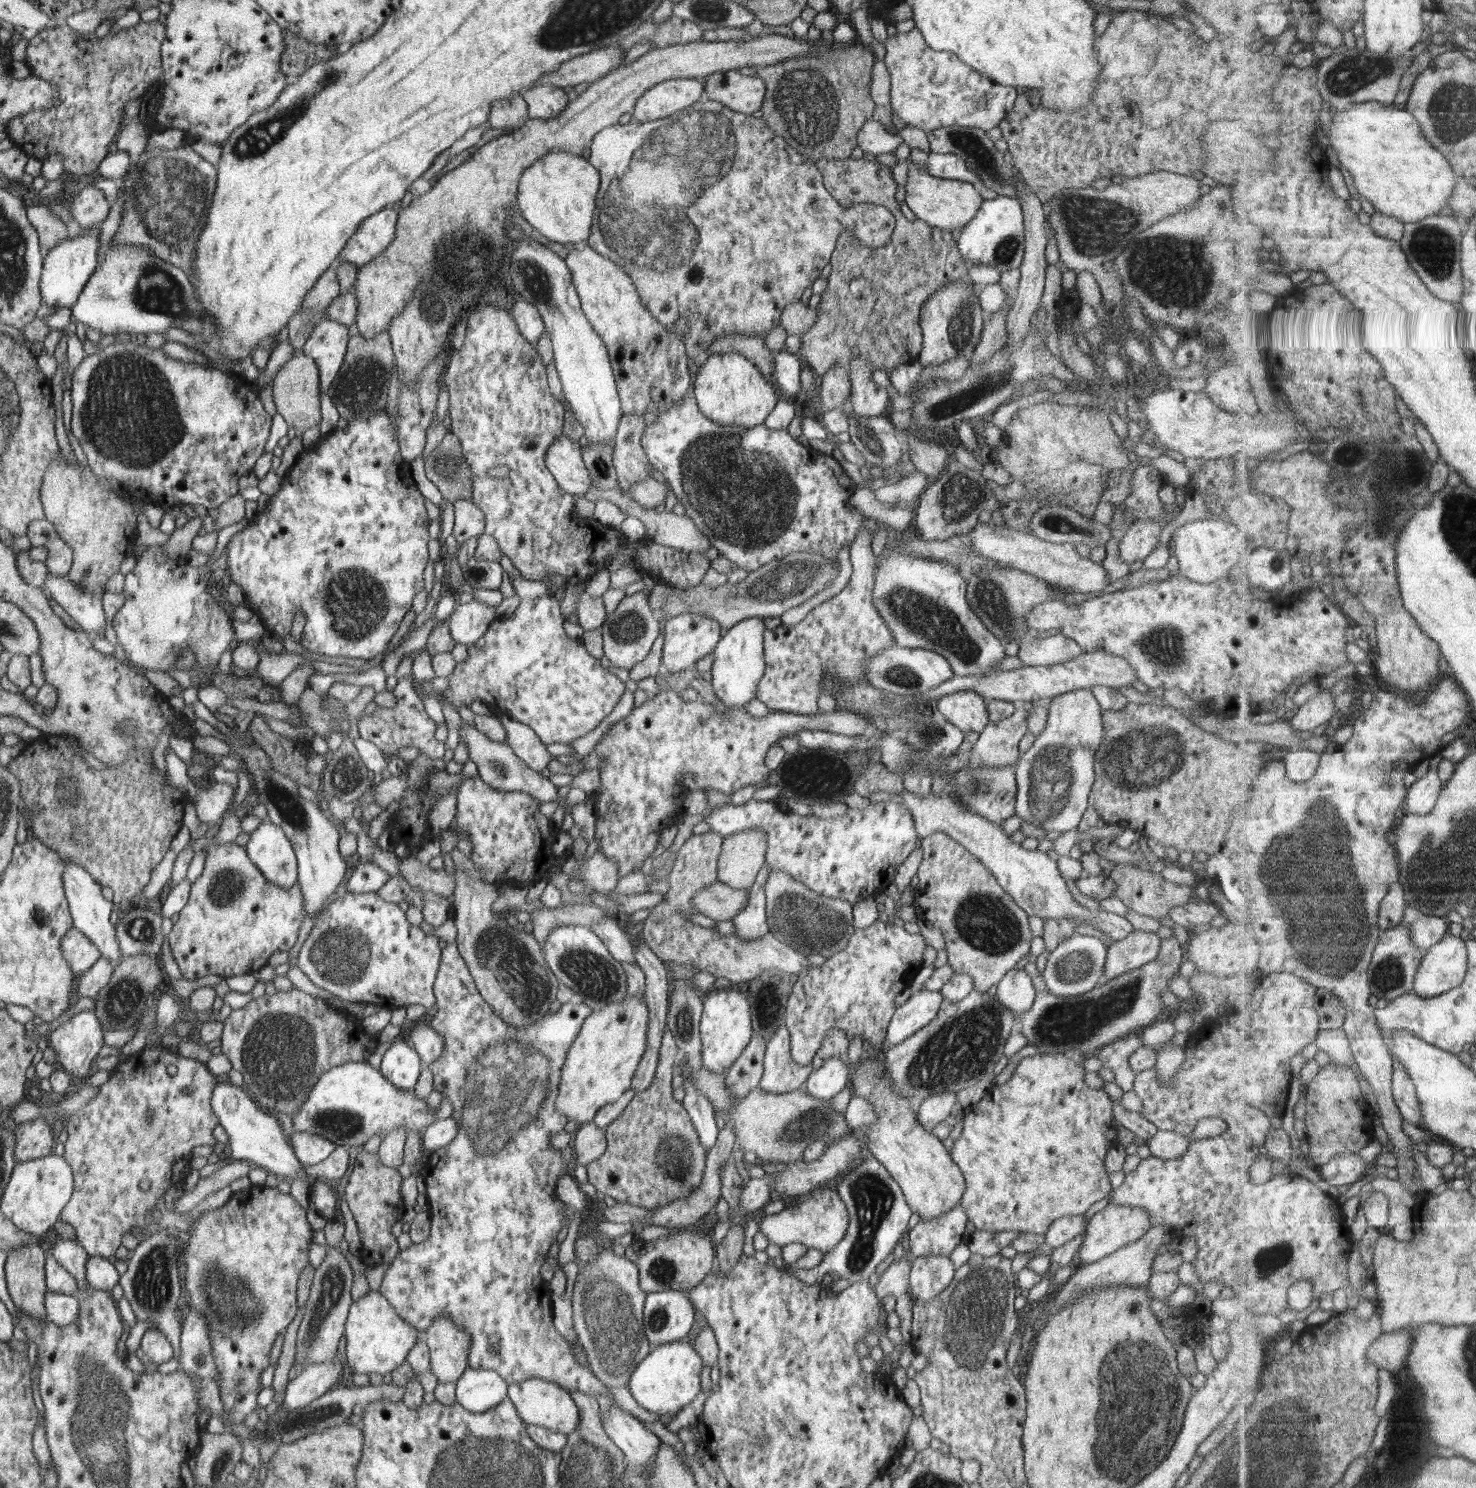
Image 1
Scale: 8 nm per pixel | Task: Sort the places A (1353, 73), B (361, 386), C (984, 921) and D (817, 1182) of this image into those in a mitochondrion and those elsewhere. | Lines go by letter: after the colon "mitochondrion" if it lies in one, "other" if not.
A: mitochondrion
B: mitochondrion
C: mitochondrion
D: other

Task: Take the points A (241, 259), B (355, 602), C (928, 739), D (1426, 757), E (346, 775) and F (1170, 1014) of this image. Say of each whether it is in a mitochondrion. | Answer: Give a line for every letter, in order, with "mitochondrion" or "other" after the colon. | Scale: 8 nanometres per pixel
A: other
B: mitochondrion
C: mitochondrion
D: other
E: mitochondrion
F: other

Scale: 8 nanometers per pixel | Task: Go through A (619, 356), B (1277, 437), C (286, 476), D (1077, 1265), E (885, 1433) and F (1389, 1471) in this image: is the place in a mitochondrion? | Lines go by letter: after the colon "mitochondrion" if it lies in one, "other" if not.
A: other
B: other
C: other
D: other
E: other
F: other

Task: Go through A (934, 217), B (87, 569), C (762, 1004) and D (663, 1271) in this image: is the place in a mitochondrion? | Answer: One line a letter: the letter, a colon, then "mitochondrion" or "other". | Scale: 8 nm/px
A: other
B: mitochondrion
C: other
D: mitochondrion

